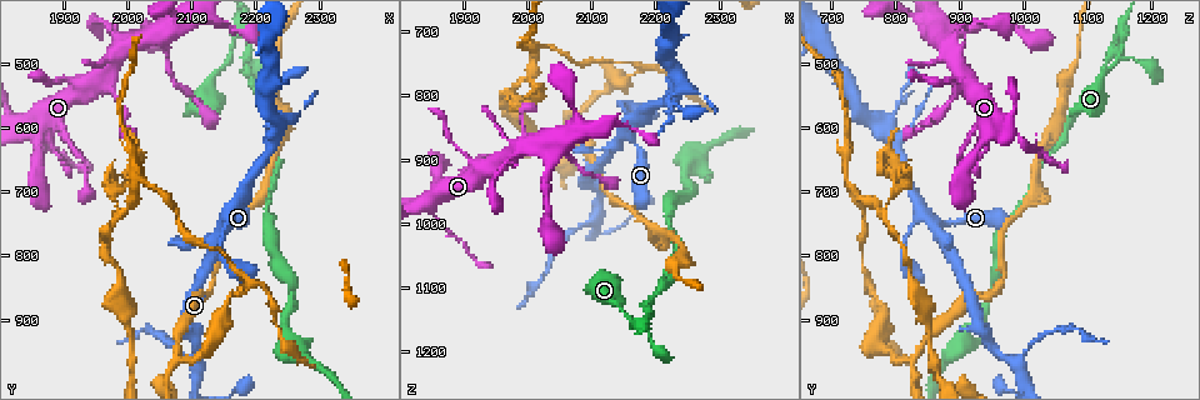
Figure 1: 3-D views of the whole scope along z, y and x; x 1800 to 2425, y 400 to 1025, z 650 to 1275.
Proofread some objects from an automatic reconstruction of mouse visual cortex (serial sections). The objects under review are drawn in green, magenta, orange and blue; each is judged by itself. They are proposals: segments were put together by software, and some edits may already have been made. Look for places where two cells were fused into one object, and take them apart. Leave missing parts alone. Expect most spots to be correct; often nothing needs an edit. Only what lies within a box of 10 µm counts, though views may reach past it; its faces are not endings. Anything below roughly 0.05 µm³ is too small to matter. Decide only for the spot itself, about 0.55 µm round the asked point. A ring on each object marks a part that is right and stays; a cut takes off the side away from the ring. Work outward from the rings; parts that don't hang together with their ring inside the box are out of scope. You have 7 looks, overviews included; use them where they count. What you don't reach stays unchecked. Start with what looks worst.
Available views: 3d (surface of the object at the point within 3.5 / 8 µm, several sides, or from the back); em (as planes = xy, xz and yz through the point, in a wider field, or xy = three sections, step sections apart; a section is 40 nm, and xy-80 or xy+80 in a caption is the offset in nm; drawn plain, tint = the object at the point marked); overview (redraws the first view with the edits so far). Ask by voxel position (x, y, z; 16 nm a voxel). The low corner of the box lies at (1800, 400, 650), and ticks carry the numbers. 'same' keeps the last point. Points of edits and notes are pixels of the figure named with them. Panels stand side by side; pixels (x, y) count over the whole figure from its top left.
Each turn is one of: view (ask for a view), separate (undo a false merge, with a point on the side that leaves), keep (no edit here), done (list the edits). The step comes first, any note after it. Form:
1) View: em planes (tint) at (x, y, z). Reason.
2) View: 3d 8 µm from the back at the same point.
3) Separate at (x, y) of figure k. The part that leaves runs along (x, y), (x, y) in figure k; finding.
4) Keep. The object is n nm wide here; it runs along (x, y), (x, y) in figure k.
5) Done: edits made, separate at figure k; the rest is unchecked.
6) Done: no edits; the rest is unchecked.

View: 3d 3.5 µm at (2190, 475, 1140). Abrupt turn.

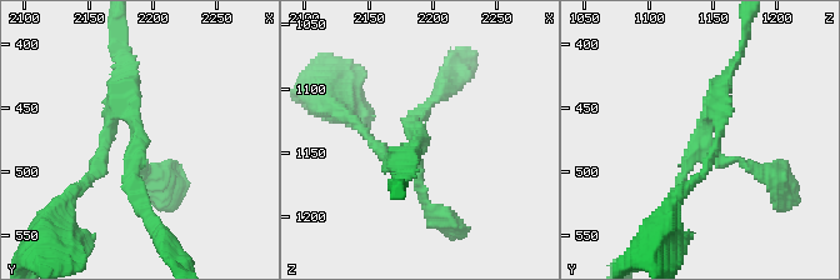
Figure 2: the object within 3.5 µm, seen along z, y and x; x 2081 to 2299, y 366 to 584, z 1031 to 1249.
View: em xy step 2 (tint) at (2188, 474, 1140). Shape alone is not enough.

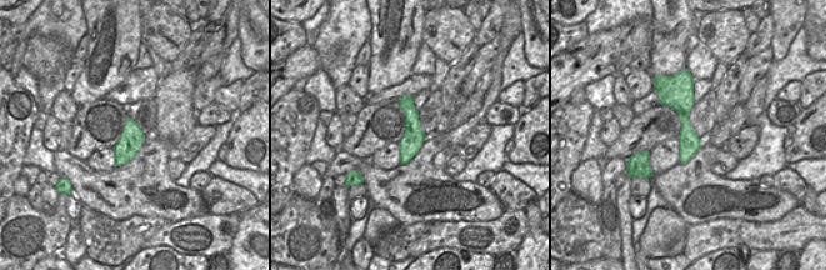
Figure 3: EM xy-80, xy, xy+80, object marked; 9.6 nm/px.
Keep. The object is 220 nm wide here; it runs along (686, 78), (686, 154), (682, 159) in figure 3; all the same cell.

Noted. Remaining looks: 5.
View: 3d 3.5 µm at (2080, 960, 830). Three-way junction.

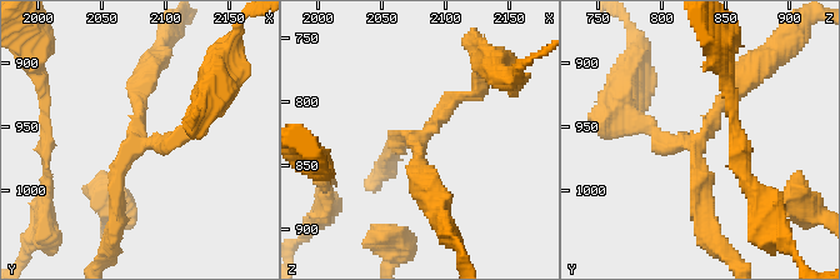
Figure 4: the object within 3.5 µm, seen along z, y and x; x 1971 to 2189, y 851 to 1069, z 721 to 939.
View: em planes (plain) at (2078, 958, 830).

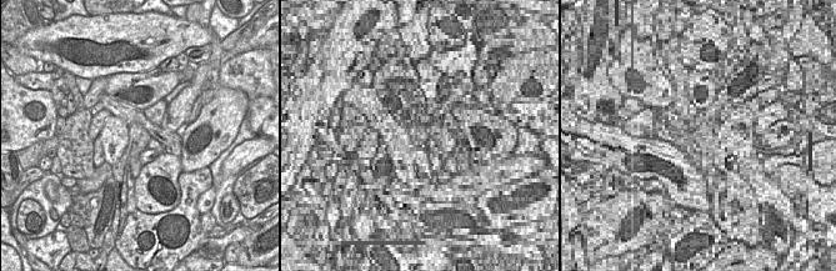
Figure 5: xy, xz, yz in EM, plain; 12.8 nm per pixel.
View: em planes (tint) at the same point. Where the object lies.

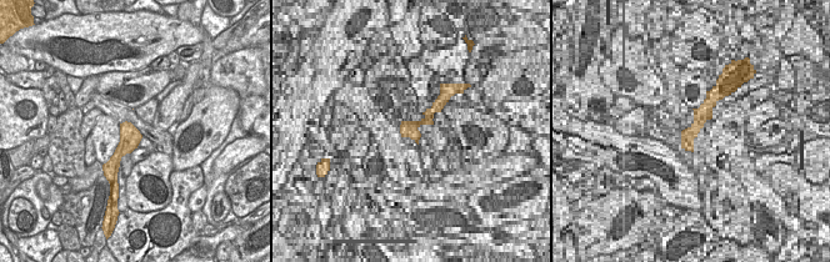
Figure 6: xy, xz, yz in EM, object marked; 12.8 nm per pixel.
Separate at (174, 143) of figure 4. The object is 280 nm wide here; the part that leaves runs along (151, 143), (194, 131), (216, 93) in figure 4; a second cell is stuck on.

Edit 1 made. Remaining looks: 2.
Done: edits made, separate at figure 4; the rest is unchecked.

